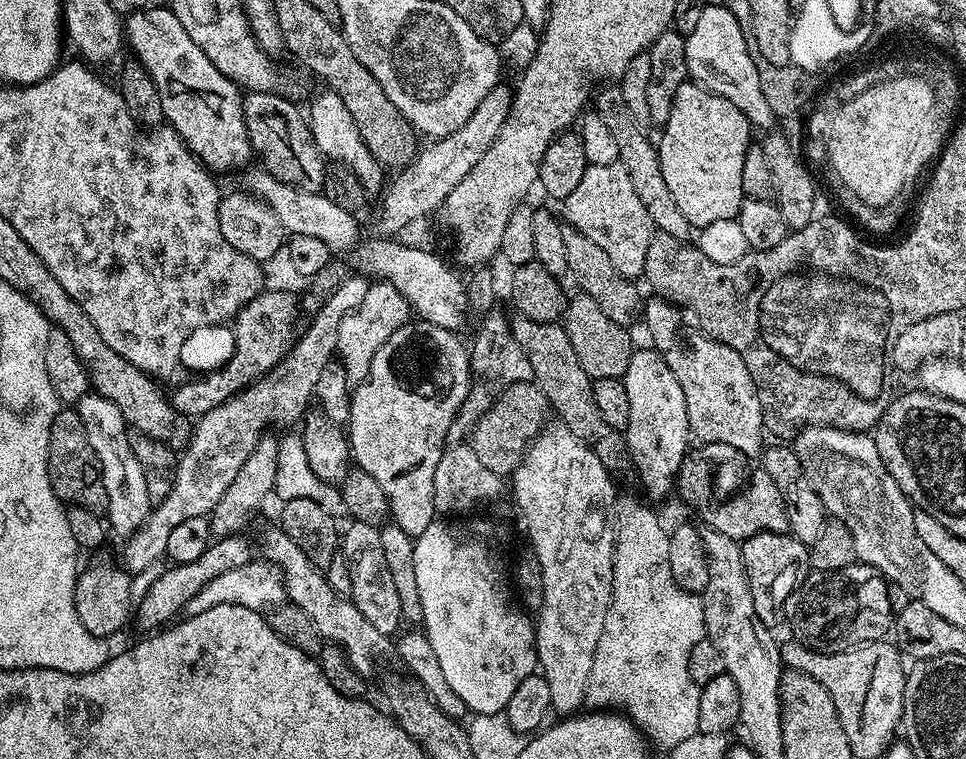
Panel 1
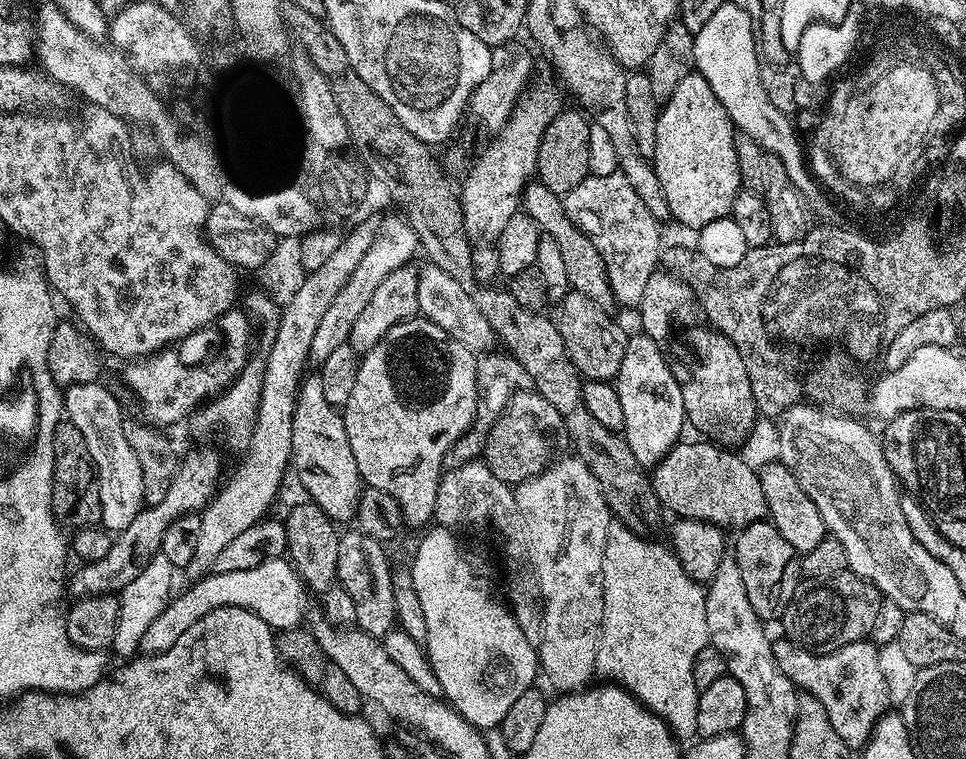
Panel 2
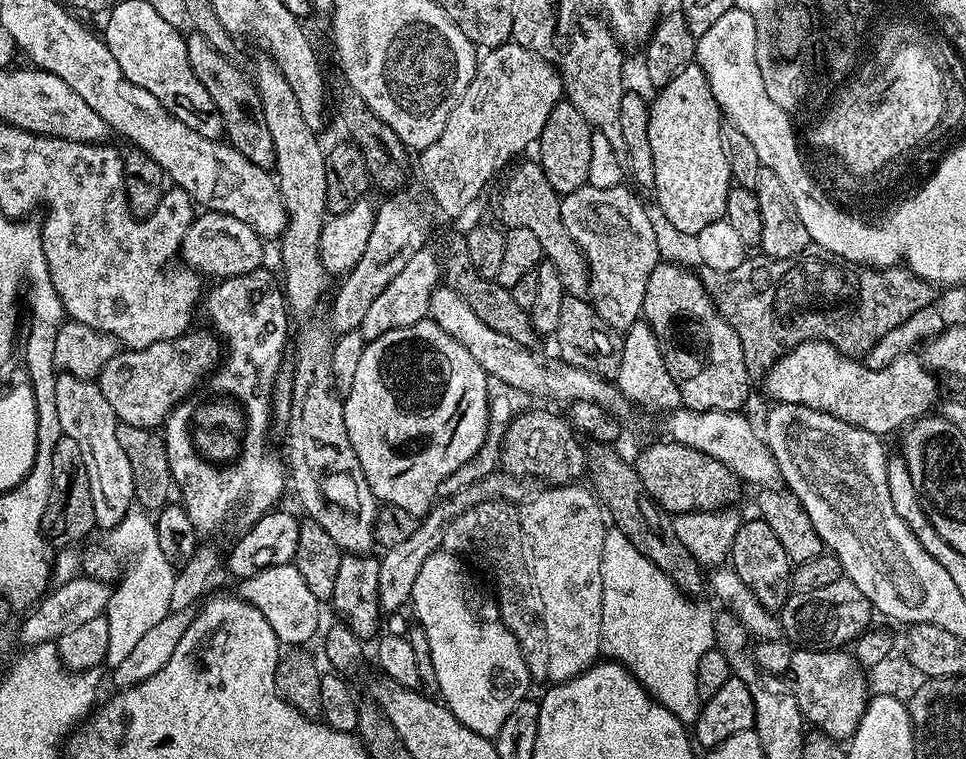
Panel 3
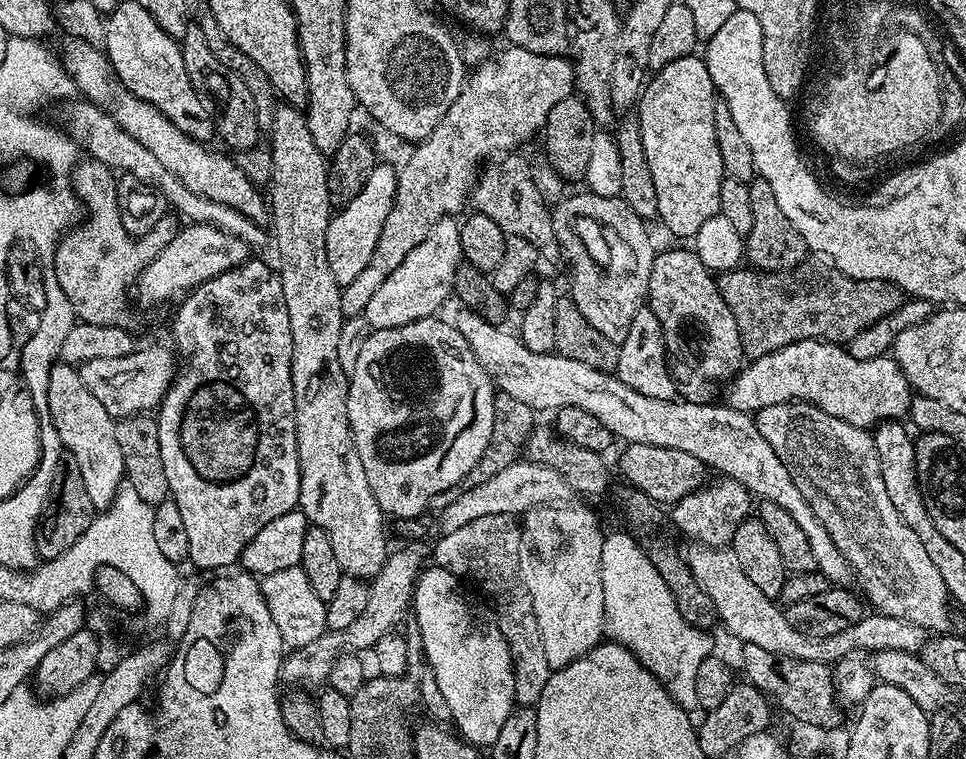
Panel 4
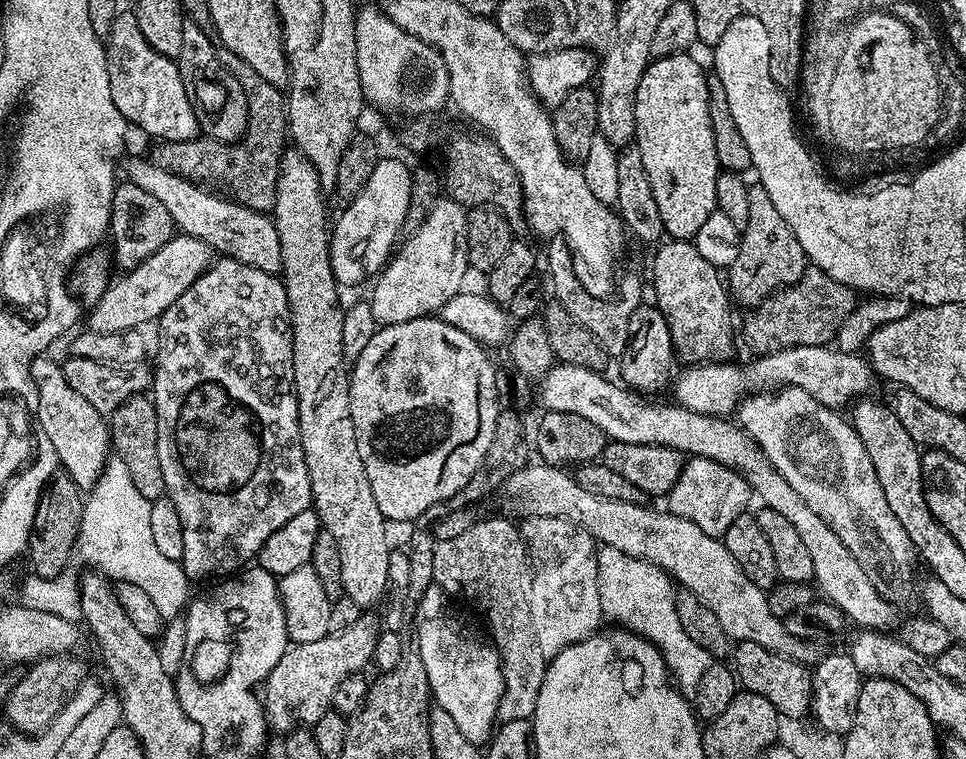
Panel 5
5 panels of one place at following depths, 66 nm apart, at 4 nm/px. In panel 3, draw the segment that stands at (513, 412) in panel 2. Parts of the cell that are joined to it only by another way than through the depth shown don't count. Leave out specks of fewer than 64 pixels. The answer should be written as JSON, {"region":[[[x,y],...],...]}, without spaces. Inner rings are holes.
{"region":[[[529,407],[510,422],[500,451],[500,468],[511,476],[542,476],[553,485],[570,484],[585,475],[588,458],[581,437],[563,415],[555,416],[544,408]]]}

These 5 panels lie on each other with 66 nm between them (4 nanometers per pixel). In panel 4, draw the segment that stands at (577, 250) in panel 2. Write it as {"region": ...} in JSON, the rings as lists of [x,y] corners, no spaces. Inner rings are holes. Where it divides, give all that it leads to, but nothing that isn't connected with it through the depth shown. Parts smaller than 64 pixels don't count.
{"region":[[[504,154],[483,165],[477,175],[476,185],[472,187],[470,204],[475,211],[486,214],[486,218],[498,222],[505,236],[526,238],[547,260],[560,260],[562,253],[556,237],[556,225],[553,213],[544,205],[545,193],[536,183],[534,168],[531,168],[520,154]]]}

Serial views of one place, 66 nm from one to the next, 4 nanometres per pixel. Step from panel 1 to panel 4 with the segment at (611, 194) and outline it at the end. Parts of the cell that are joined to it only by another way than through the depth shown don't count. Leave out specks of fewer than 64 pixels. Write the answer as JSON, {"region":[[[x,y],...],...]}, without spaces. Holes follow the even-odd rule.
{"region":[[[581,190],[572,196],[560,209],[555,209],[554,223],[556,237],[560,243],[563,259],[569,260],[568,268],[572,271],[572,292],[570,299],[582,310],[582,318],[599,330],[610,342],[621,344],[630,330],[630,318],[645,307],[650,286],[650,270],[654,266],[657,245],[652,245],[652,236],[648,233],[649,225],[621,196],[599,196],[587,190]],[[589,220],[594,227],[600,228],[600,236],[608,247],[608,269],[596,272],[592,264],[584,265],[580,255],[584,252],[584,240],[576,233],[576,223]]]}

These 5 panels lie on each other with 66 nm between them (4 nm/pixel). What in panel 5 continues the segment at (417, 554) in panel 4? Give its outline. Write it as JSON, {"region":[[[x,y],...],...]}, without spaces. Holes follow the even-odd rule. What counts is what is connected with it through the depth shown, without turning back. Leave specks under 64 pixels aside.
{"region":[[[372,614],[361,615],[354,626],[350,626],[341,632],[329,632],[328,635],[318,638],[318,642],[306,642],[305,644],[292,644],[287,652],[282,654],[278,666],[270,670],[262,685],[262,703],[264,714],[273,733],[287,734],[301,726],[313,726],[333,707],[332,699],[339,683],[347,676],[355,676],[364,667],[369,667],[376,637],[378,635],[378,620]]]}

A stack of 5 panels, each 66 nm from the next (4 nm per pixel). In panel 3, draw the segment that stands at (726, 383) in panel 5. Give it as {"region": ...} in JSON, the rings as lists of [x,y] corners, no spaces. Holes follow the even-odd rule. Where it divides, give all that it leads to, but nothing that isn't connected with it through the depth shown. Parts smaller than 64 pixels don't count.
{"region":[[[805,340],[780,356],[765,372],[763,382],[772,400],[777,403],[804,405],[807,408],[828,413],[848,425],[858,426],[868,433],[879,436],[897,429],[927,415],[938,396],[935,375],[925,366],[917,353],[904,353],[886,367],[870,368],[863,361],[840,352],[833,344],[824,340]]]}

